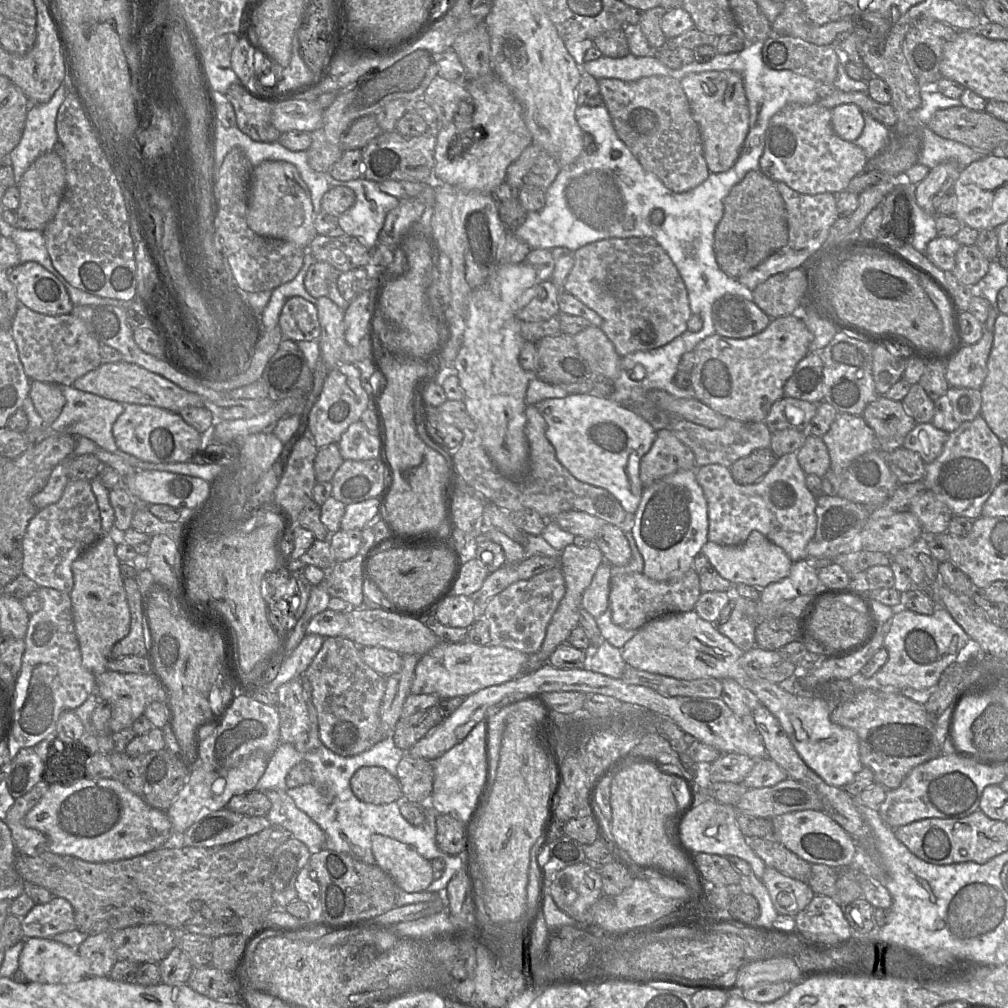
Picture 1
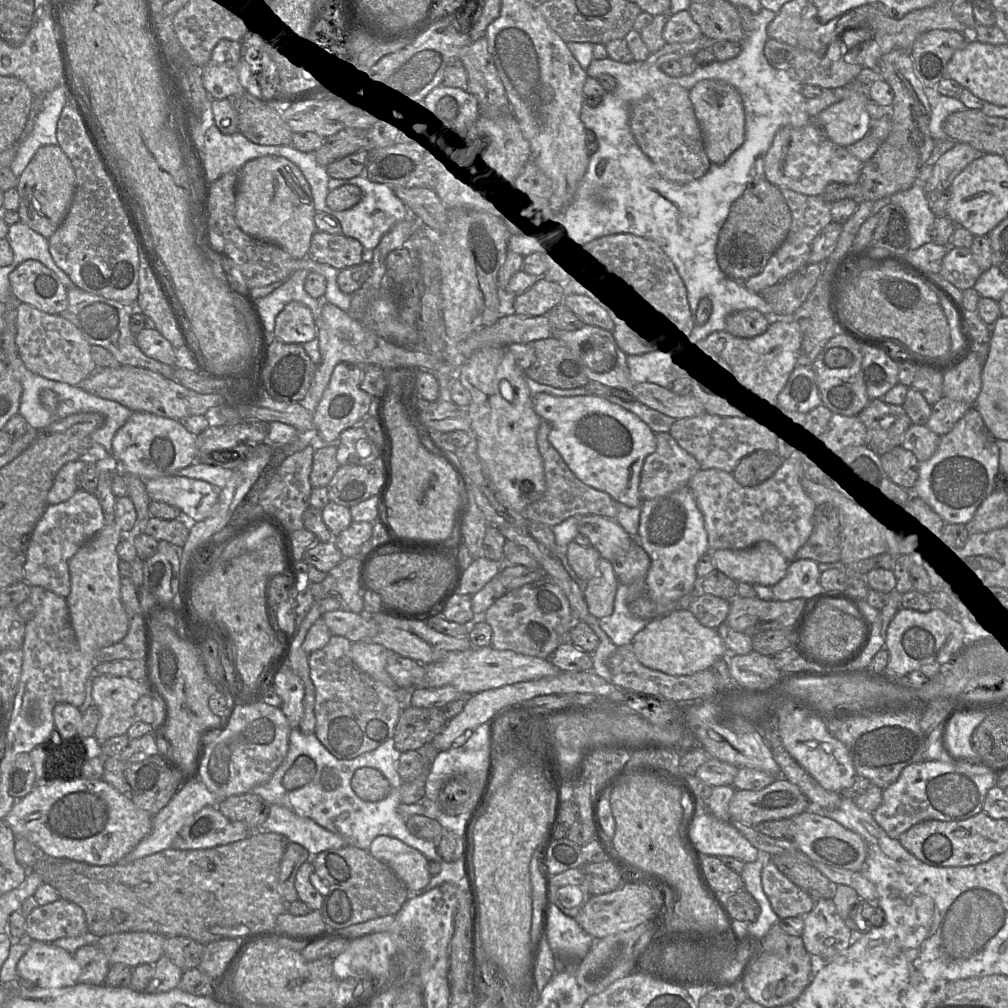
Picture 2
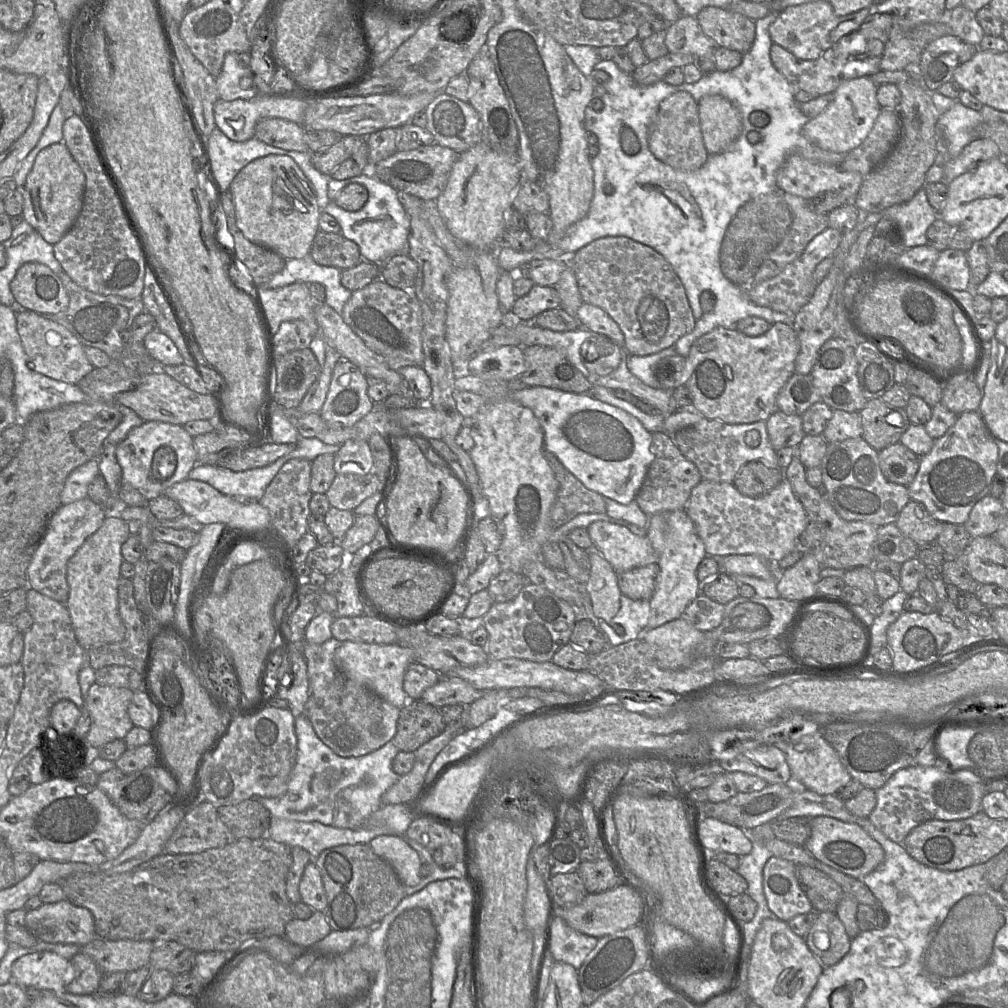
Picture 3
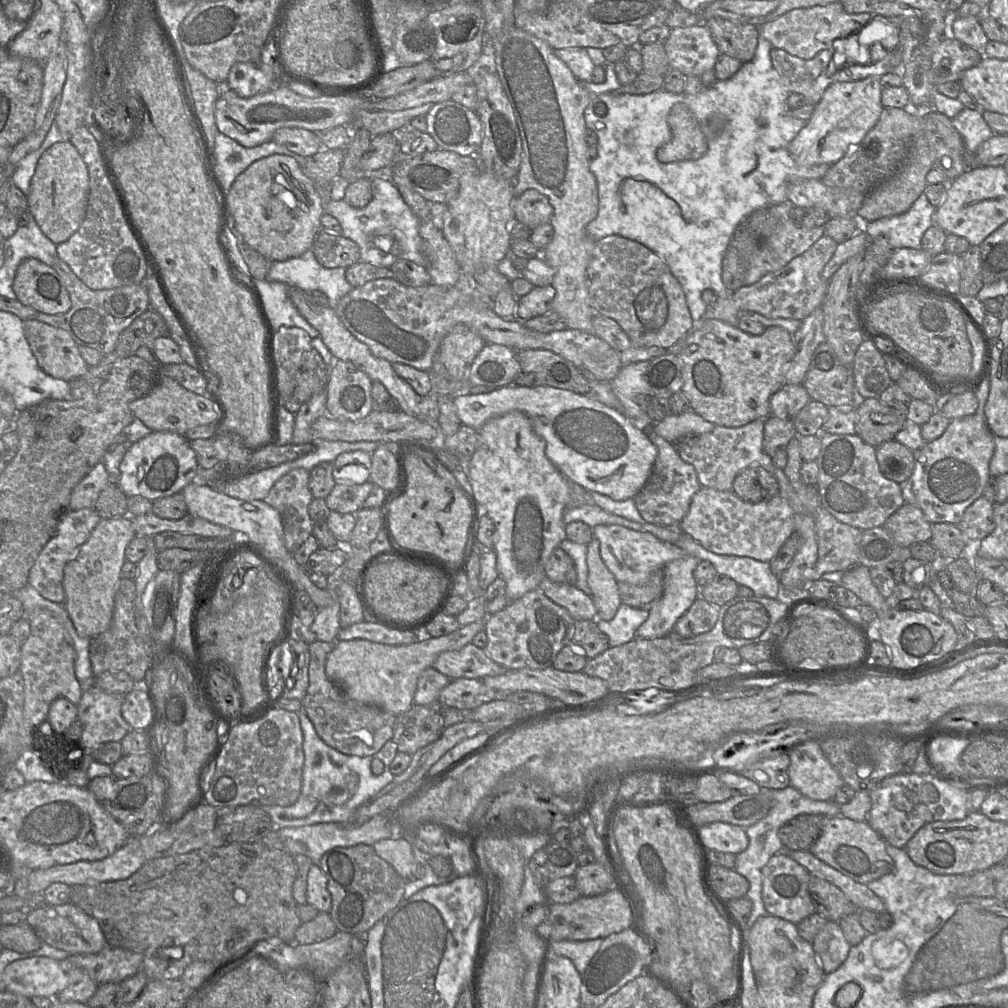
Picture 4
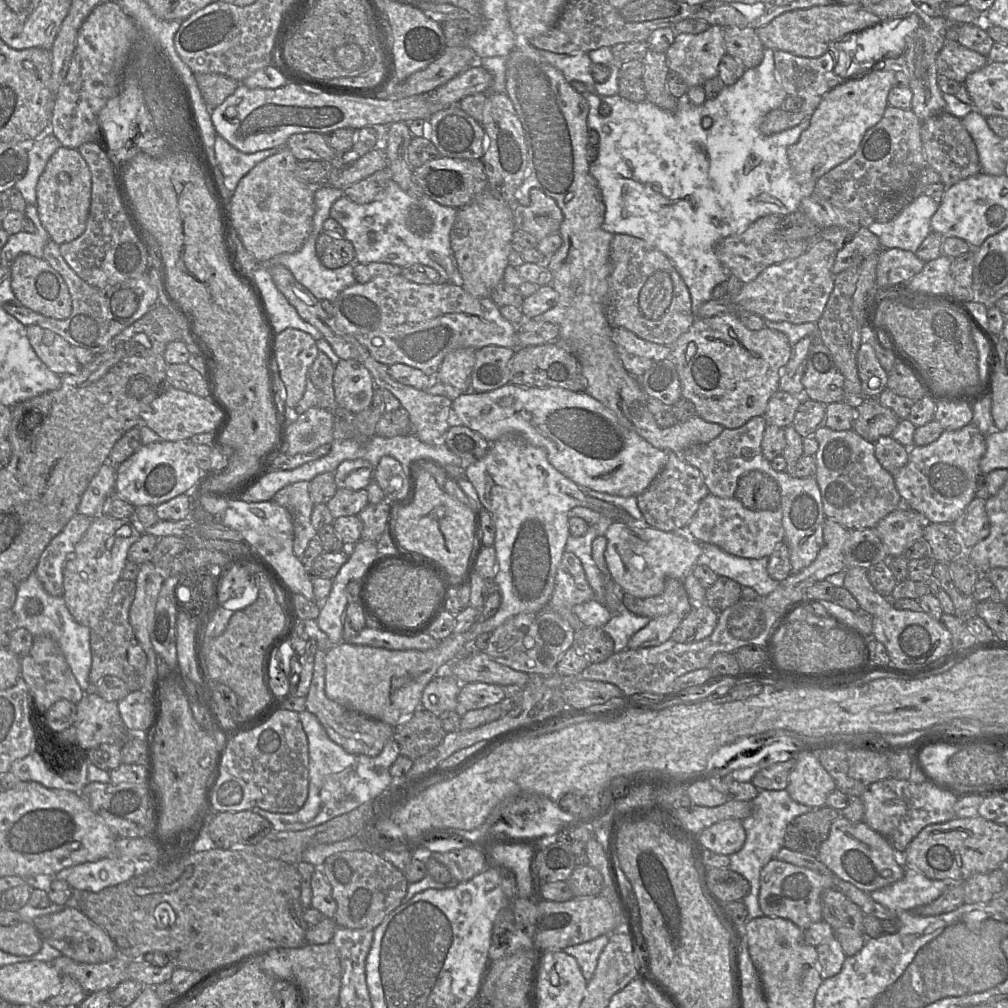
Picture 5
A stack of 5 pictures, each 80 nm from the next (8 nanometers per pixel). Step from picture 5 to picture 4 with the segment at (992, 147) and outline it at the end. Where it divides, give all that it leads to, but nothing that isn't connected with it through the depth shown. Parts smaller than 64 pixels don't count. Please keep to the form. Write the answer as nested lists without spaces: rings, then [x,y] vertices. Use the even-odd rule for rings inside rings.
[[[964,108],[952,120],[952,125],[963,139],[965,151],[975,155],[978,147],[995,133],[982,116],[982,112]]]

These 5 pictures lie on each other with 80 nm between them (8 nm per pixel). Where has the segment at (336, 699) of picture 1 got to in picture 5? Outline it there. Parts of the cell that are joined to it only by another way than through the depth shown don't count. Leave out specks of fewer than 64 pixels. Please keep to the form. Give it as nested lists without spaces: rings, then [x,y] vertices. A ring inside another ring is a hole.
[[[317,649],[311,685],[306,695],[306,710],[317,717],[328,737],[346,752],[377,756],[394,734],[394,727],[379,720],[350,710],[329,699],[325,692],[325,655],[326,651]]]

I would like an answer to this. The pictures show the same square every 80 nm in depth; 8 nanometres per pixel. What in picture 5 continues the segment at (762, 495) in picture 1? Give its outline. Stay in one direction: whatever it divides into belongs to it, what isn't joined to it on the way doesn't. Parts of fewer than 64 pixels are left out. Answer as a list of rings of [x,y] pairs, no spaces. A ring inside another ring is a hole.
[[[711,493],[701,500],[686,531],[700,543],[713,544],[729,554],[747,559],[769,558],[784,543],[781,508],[775,511],[752,511],[736,497],[721,498]]]

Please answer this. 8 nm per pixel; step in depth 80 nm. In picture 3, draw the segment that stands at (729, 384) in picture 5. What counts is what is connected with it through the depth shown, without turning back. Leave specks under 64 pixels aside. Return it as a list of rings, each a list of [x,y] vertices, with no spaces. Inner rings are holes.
[[[771,324],[766,333],[751,337],[736,328],[716,327],[692,344],[687,358],[689,378],[685,384],[692,396],[692,409],[704,418],[728,424],[747,424],[766,421],[777,408],[777,397],[789,378],[795,373],[795,361],[800,352],[798,335],[792,324]]]

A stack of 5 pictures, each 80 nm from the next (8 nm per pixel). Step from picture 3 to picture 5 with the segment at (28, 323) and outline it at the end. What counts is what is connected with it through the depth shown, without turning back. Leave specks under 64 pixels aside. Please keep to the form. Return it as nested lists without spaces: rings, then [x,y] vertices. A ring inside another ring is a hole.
[[[38,325],[26,326],[26,335],[39,359],[55,374],[77,374],[81,365],[64,338]]]

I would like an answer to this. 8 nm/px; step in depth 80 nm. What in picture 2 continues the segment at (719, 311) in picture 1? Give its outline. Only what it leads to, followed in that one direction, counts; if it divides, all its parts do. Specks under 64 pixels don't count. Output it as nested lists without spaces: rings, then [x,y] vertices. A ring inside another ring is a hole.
[[[755,309],[733,312],[726,318],[725,331],[741,337],[753,338],[765,333],[771,324],[771,319]]]

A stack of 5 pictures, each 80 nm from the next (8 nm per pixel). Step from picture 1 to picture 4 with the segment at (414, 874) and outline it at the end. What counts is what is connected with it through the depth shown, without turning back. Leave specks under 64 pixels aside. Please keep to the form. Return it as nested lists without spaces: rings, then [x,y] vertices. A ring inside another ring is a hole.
[[[402,836],[396,839],[382,839],[377,841],[373,848],[403,880],[417,880],[413,879],[415,858],[410,841]]]

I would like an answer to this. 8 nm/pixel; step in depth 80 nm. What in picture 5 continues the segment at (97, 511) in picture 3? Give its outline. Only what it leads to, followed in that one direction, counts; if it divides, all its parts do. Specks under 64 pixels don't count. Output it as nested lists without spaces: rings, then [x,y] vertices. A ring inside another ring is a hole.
[[[77,512],[41,554],[35,573],[50,595],[63,596],[64,563],[90,527],[92,519]]]

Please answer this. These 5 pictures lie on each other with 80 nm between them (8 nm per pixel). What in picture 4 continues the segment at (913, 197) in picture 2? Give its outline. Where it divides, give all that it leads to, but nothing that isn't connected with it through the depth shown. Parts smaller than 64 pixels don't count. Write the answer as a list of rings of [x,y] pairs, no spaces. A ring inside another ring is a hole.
[[[922,193],[903,214],[866,222],[857,218],[857,231],[865,231],[870,239],[884,237],[893,249],[921,249],[922,236],[934,224],[935,212],[936,208]]]

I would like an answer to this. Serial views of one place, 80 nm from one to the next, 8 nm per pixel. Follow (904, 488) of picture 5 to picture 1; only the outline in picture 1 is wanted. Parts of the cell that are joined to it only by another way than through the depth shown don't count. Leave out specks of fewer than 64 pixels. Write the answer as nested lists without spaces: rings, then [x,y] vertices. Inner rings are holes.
[[[979,415],[962,423],[948,435],[941,454],[925,465],[923,482],[951,511],[953,516],[970,520],[979,518],[982,507],[1000,483],[1002,466],[1002,441],[990,430]]]

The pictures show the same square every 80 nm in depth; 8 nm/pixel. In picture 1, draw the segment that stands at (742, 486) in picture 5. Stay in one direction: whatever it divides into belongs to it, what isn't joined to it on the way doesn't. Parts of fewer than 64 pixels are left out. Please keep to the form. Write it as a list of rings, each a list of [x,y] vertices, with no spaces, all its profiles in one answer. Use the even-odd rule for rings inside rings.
[[[761,448],[738,459],[729,469],[737,483],[749,485],[761,480],[776,461],[777,457],[770,448]]]

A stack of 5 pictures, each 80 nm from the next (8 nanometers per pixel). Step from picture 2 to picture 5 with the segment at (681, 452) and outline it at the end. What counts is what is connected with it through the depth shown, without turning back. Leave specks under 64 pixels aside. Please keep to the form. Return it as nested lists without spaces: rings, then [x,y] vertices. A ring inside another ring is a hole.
[[[668,452],[665,466],[651,484],[637,495],[637,503],[645,521],[652,528],[680,533],[686,530],[701,500],[709,493],[700,470],[685,461],[681,454]]]

